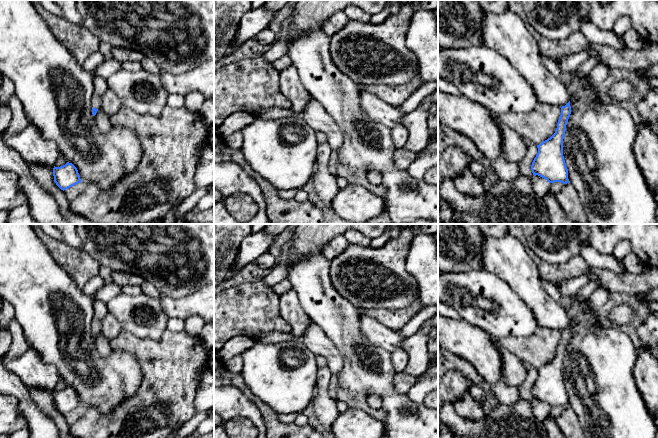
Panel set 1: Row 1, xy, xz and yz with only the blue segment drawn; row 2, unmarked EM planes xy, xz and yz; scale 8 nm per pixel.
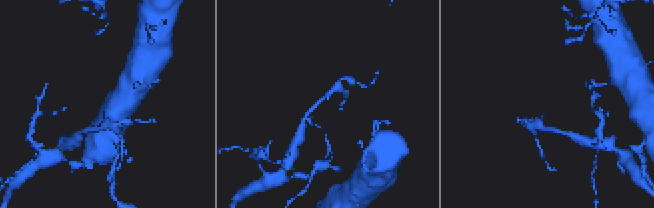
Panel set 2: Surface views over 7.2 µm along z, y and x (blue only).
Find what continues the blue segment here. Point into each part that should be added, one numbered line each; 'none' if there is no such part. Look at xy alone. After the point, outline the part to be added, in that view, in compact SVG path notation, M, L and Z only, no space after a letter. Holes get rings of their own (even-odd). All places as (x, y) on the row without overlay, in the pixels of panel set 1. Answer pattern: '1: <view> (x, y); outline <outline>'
1: xy (100, 308); outline M94 301L94 317L92 319L92 331L95 333L100 332L100 324L104 316L108 313L107 304L103 301Z

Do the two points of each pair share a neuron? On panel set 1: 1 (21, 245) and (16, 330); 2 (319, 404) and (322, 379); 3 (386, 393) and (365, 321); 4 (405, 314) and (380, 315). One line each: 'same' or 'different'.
1: different
2: same
3: different
4: same

